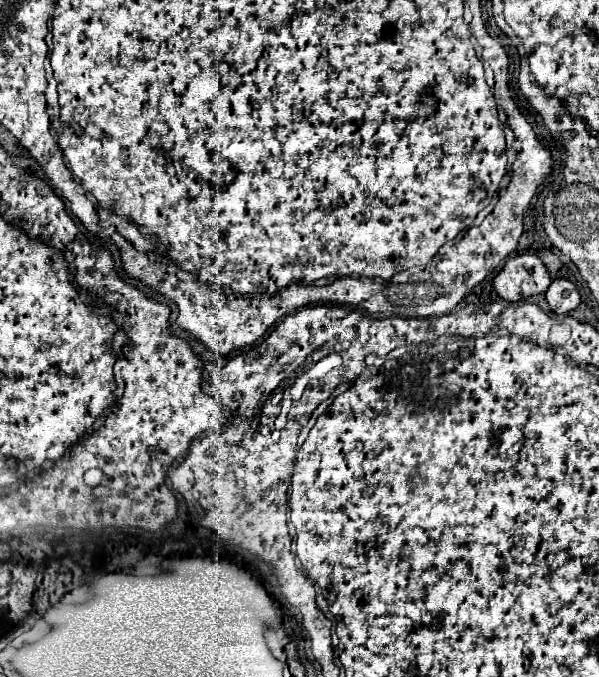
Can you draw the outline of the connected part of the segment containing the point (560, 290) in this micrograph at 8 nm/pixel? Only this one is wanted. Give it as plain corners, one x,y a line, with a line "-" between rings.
554,279
546,291
546,301
556,315
564,315
564,313
578,307
580,295
578,295
578,289
572,281

